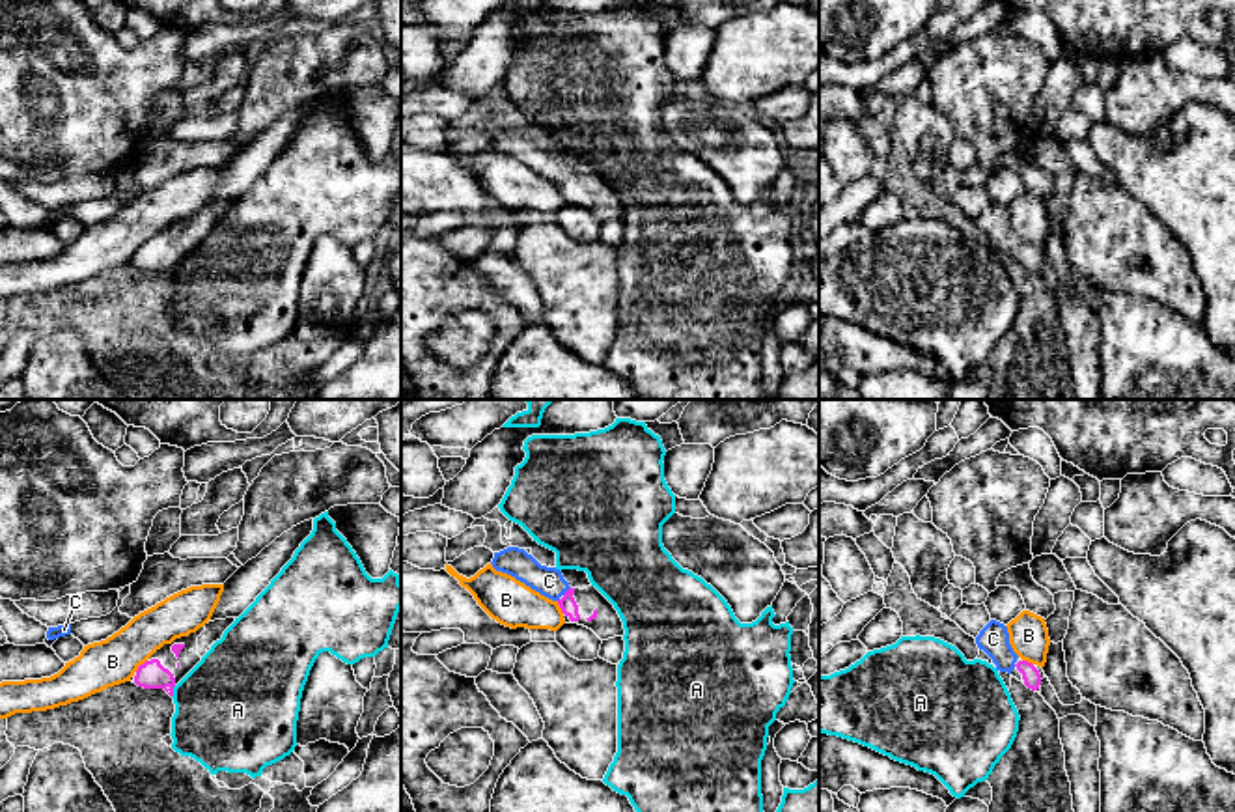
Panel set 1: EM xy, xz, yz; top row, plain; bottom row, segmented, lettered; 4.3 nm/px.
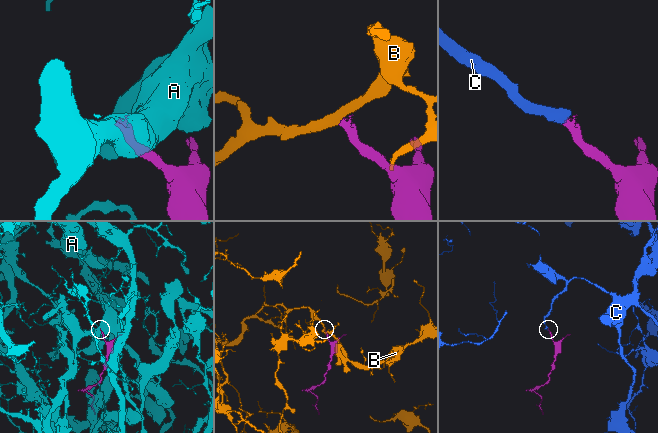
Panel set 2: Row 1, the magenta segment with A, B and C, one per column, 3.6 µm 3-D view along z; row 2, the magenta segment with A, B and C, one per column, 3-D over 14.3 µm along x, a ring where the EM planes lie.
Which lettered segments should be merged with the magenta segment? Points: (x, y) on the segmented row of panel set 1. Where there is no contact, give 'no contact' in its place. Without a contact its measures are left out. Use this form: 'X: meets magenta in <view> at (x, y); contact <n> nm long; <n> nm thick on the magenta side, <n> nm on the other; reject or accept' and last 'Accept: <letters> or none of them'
A: meets magenta in xy at (172, 691); contact 60 nm long; 120 nm thick on the magenta side, 460 nm on the other; reject
B: meets magenta in xy at (140, 665); contact 80 nm long; 120 nm thick on the magenta side, 200 nm on the other; reject
C: meets magenta in xz at (568, 590); contact 50 nm long; 70 nm thick on the magenta side, 130 nm on the other; accept
Accept: C

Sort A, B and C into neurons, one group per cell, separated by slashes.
A / B / C

